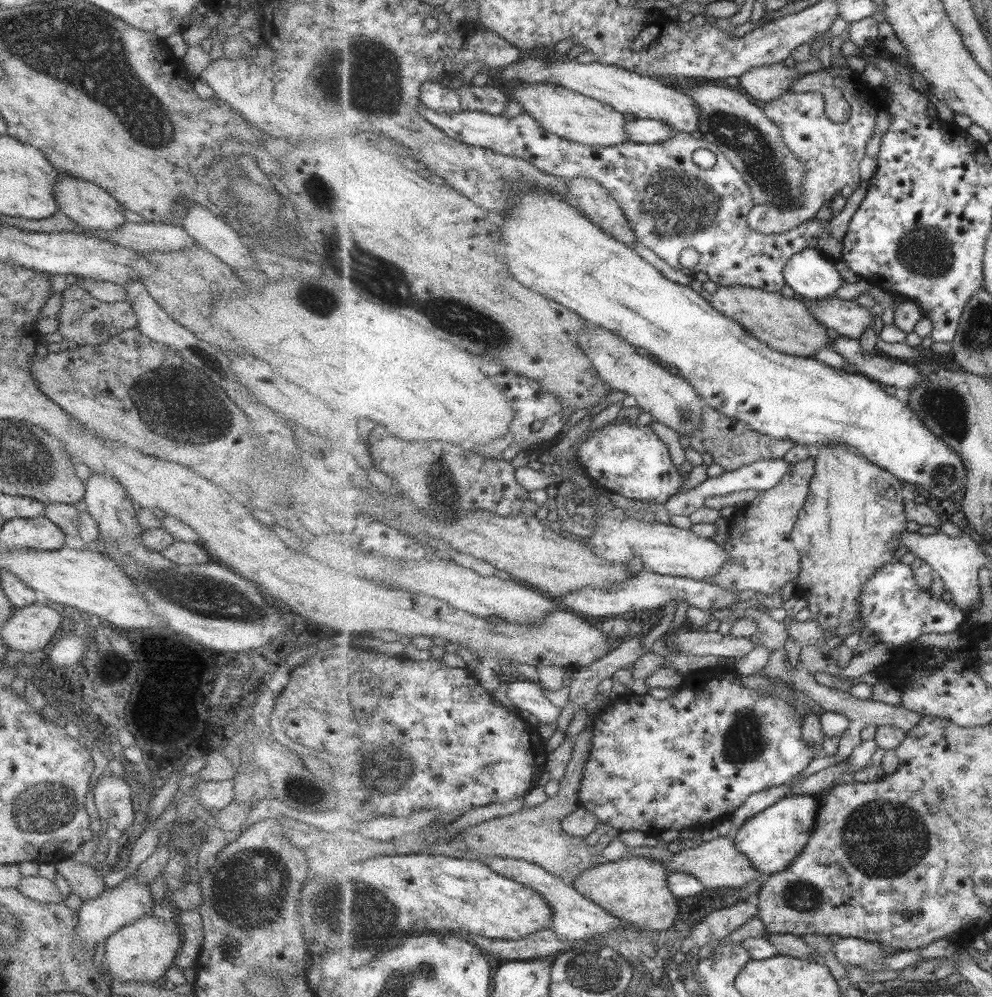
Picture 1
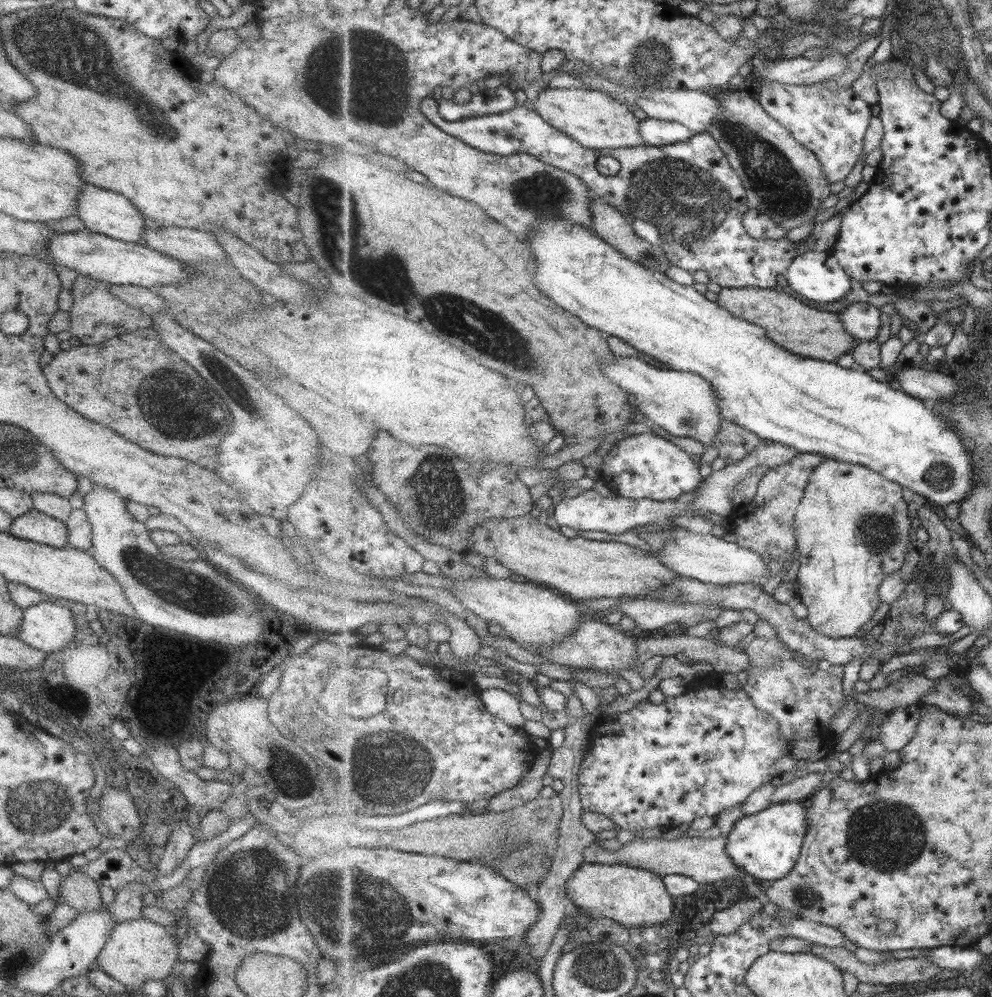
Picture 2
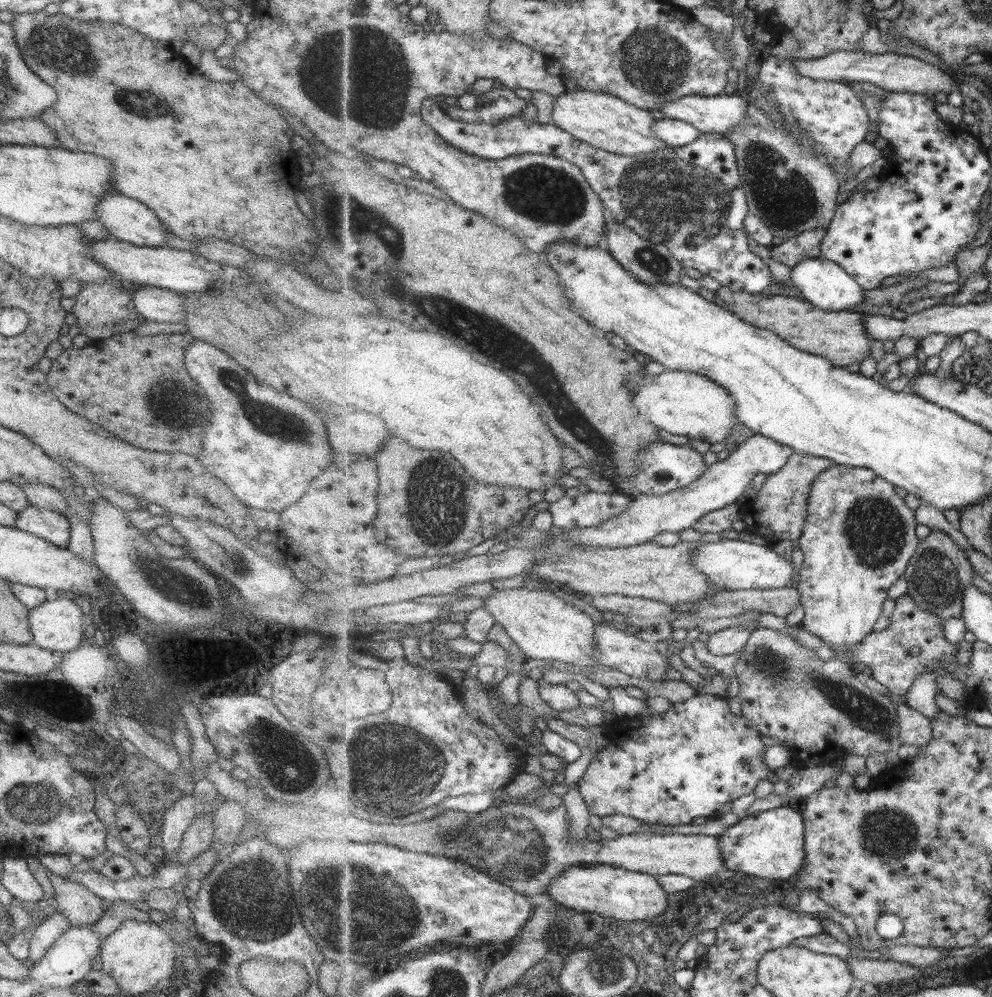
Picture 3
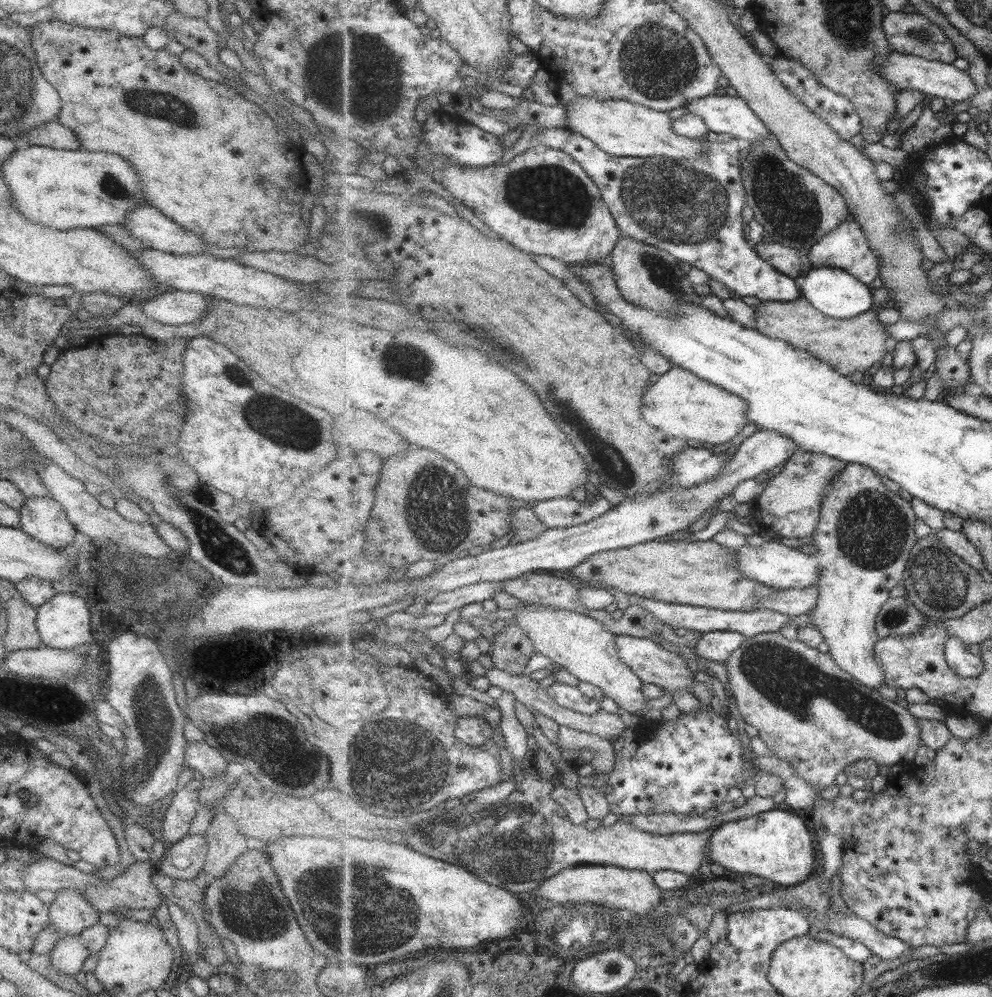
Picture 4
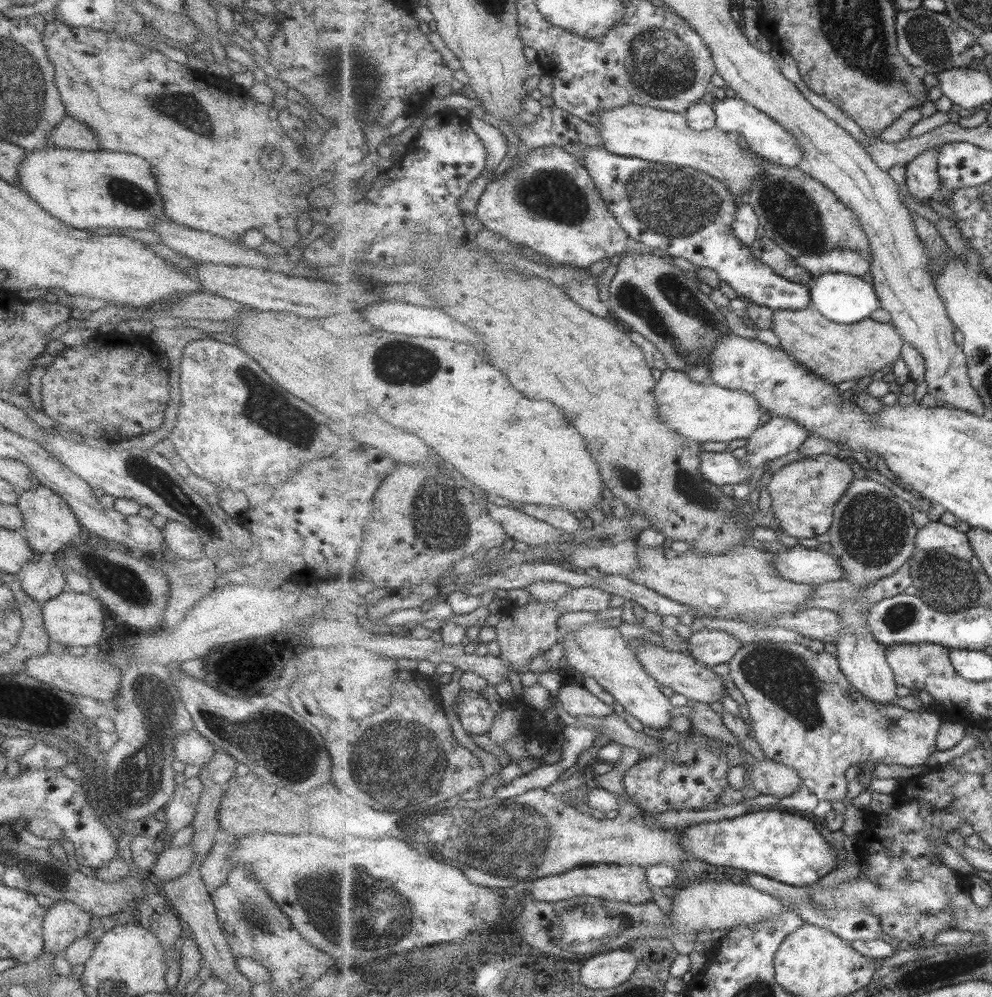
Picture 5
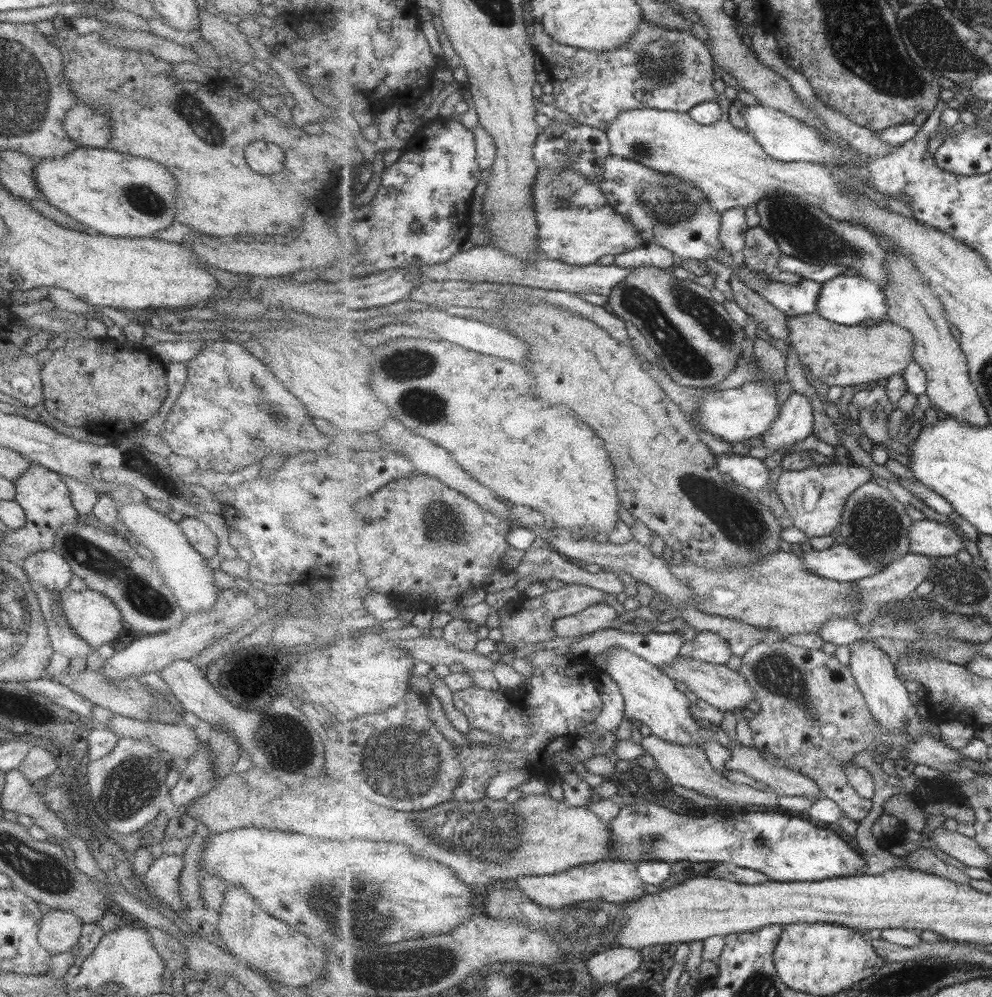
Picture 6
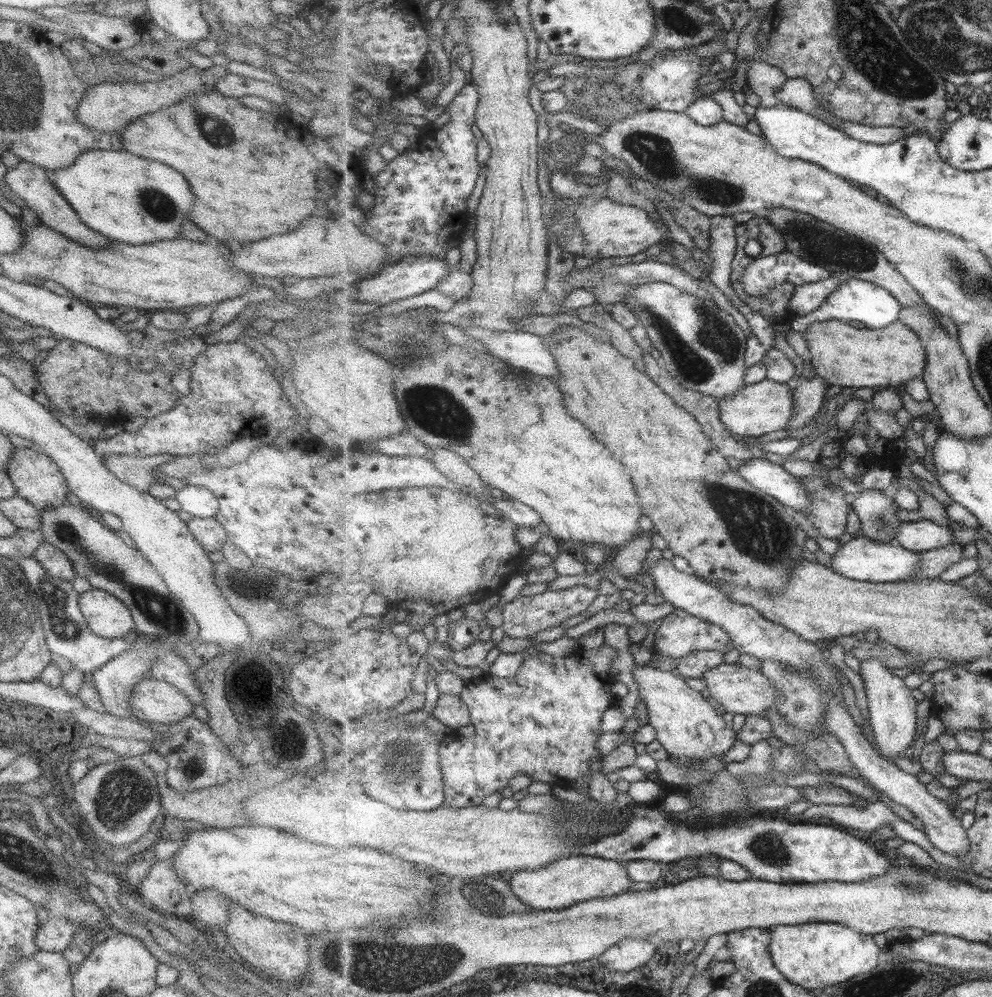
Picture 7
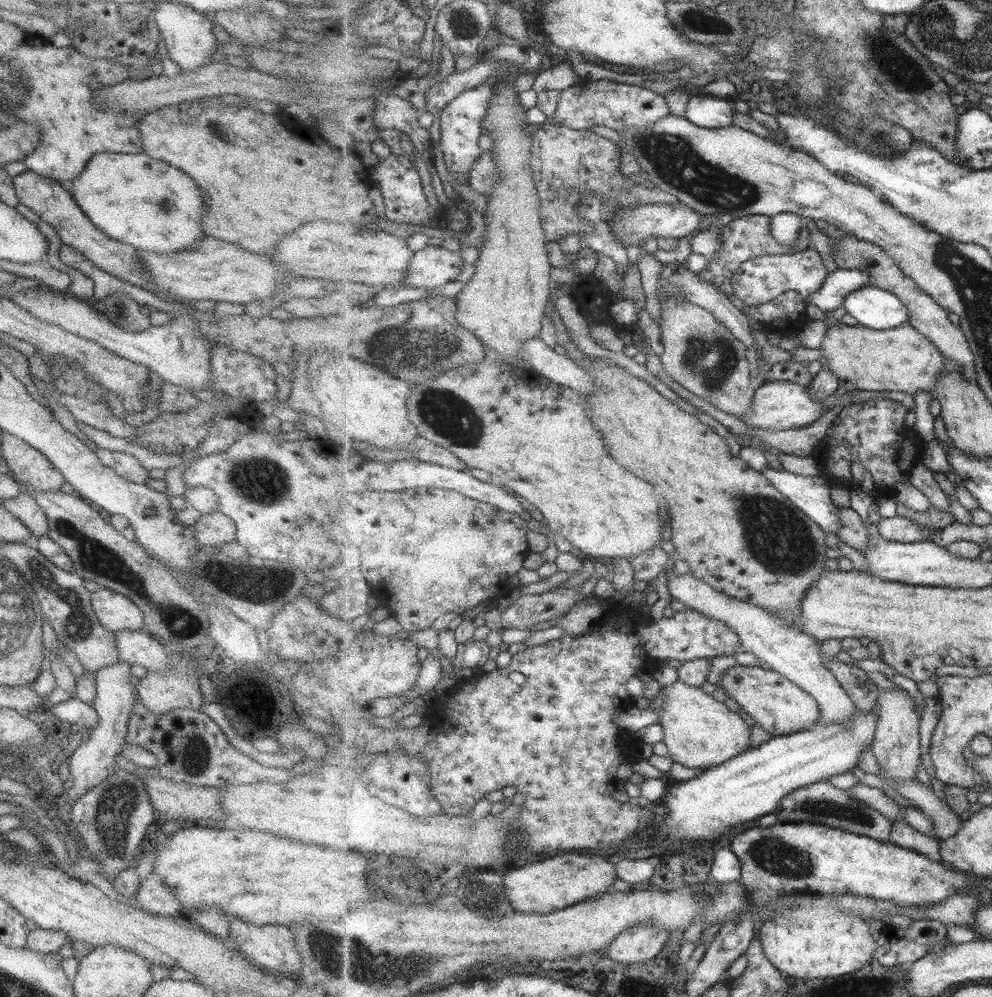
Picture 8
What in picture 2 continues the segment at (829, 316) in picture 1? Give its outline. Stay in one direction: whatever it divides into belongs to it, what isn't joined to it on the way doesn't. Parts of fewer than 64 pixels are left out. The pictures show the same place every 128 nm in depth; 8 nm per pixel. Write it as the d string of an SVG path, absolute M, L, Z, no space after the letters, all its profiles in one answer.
M856 302L846 306L839 313L845 330L860 342L877 338L881 326L879 307L871 303Z

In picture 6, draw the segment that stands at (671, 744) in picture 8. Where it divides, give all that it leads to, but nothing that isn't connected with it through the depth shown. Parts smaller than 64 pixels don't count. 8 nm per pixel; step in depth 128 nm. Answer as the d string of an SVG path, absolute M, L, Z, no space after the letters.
M620 647L610 654L602 672L621 687L626 704L626 716L646 724L655 736L680 745L696 745L697 741L699 744L715 740L725 742L710 721L704 722L693 717L692 704L684 693L675 688L675 681L641 655Z

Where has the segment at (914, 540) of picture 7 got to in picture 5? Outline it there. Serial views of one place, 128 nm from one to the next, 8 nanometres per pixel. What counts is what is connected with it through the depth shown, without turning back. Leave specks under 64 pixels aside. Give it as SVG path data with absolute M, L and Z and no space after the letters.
M939 521L918 530L916 545L917 549L942 550L967 561L976 557L967 533L963 534L957 528Z

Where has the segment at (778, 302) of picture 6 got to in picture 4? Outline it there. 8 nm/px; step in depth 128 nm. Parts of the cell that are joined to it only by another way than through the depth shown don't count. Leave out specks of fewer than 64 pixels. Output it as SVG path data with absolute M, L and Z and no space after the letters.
M552 128L543 129L539 131L533 140L534 143L554 148L555 150L561 150L570 154L573 158L577 159L577 162L581 163L581 166L587 171L587 174L597 183L600 188L601 198L609 205L609 210L612 211L612 215L617 221L617 226L621 230L622 236L631 237L644 243L649 243L651 246L668 250L677 260L681 262L687 262L691 267L695 266L699 270L703 270L710 279L718 280L727 285L731 290L734 290L738 296L756 296L760 302L763 301L794 301L802 297L802 290L800 289L800 281L783 274L780 270L772 265L769 261L765 260L749 242L748 238L745 238L743 234L743 208L748 200L748 193L744 188L744 181L742 178L742 165L739 164L739 156L741 156L742 141L737 137L730 134L717 134L716 132L709 131L703 138L704 153L698 159L674 159L671 157L656 156L647 158L631 158L631 157L618 157L617 155L609 154L601 147L597 146L592 140L589 140L582 134L572 133L570 129Z

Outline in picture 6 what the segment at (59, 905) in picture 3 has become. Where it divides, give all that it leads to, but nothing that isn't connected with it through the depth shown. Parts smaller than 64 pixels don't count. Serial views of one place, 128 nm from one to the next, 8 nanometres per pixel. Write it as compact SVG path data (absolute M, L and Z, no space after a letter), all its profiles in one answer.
M50 909L40 920L37 943L50 955L67 952L77 943L82 923L69 911Z

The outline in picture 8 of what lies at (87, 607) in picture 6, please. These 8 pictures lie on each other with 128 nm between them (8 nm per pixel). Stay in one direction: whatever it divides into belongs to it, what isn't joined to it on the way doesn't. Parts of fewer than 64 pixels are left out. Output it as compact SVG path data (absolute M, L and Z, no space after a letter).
M97 588L90 595L94 617L109 632L119 630L140 630L143 615L134 604L122 594L107 588Z

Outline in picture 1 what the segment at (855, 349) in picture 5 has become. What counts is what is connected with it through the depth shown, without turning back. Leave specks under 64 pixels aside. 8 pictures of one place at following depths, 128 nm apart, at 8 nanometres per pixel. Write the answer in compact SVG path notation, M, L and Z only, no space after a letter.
M735 285L718 287L708 301L719 312L741 323L741 326L744 326L755 338L785 354L812 357L815 350L832 346L834 335L837 335L823 322L819 322L808 306L797 296L789 298L781 296L779 292Z

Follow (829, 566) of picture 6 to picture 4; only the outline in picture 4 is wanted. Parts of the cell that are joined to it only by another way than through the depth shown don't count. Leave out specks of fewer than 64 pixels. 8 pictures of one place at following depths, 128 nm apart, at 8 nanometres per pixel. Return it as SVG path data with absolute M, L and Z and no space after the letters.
M766 542L758 547L746 544L733 551L736 551L736 568L742 575L765 586L777 589L804 589L817 582L820 571L818 560L814 555L799 551L799 547L791 549L778 542Z

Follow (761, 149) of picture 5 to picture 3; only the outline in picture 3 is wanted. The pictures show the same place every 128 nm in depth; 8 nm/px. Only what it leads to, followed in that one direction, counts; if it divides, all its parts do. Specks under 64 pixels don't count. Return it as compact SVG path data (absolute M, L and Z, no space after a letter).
M745 93L709 97L692 94L666 102L659 109L665 117L688 122L702 133L725 134L744 121L749 104Z

